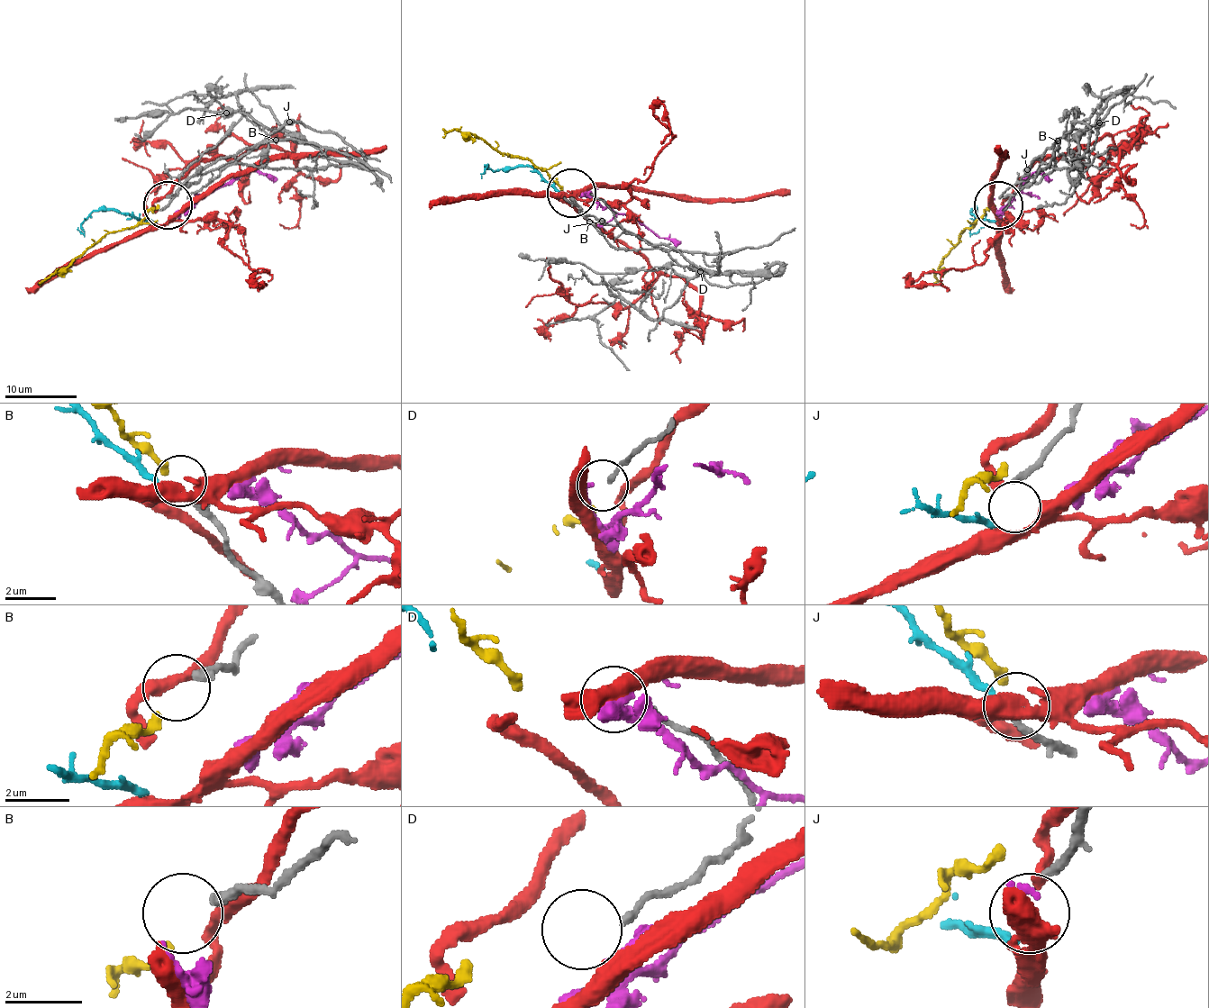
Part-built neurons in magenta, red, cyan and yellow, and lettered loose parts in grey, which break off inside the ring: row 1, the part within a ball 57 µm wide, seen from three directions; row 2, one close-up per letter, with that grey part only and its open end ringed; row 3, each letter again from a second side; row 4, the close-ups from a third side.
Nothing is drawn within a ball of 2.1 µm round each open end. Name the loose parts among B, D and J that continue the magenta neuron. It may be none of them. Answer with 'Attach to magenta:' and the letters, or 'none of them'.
Attach to magenta: none of them

